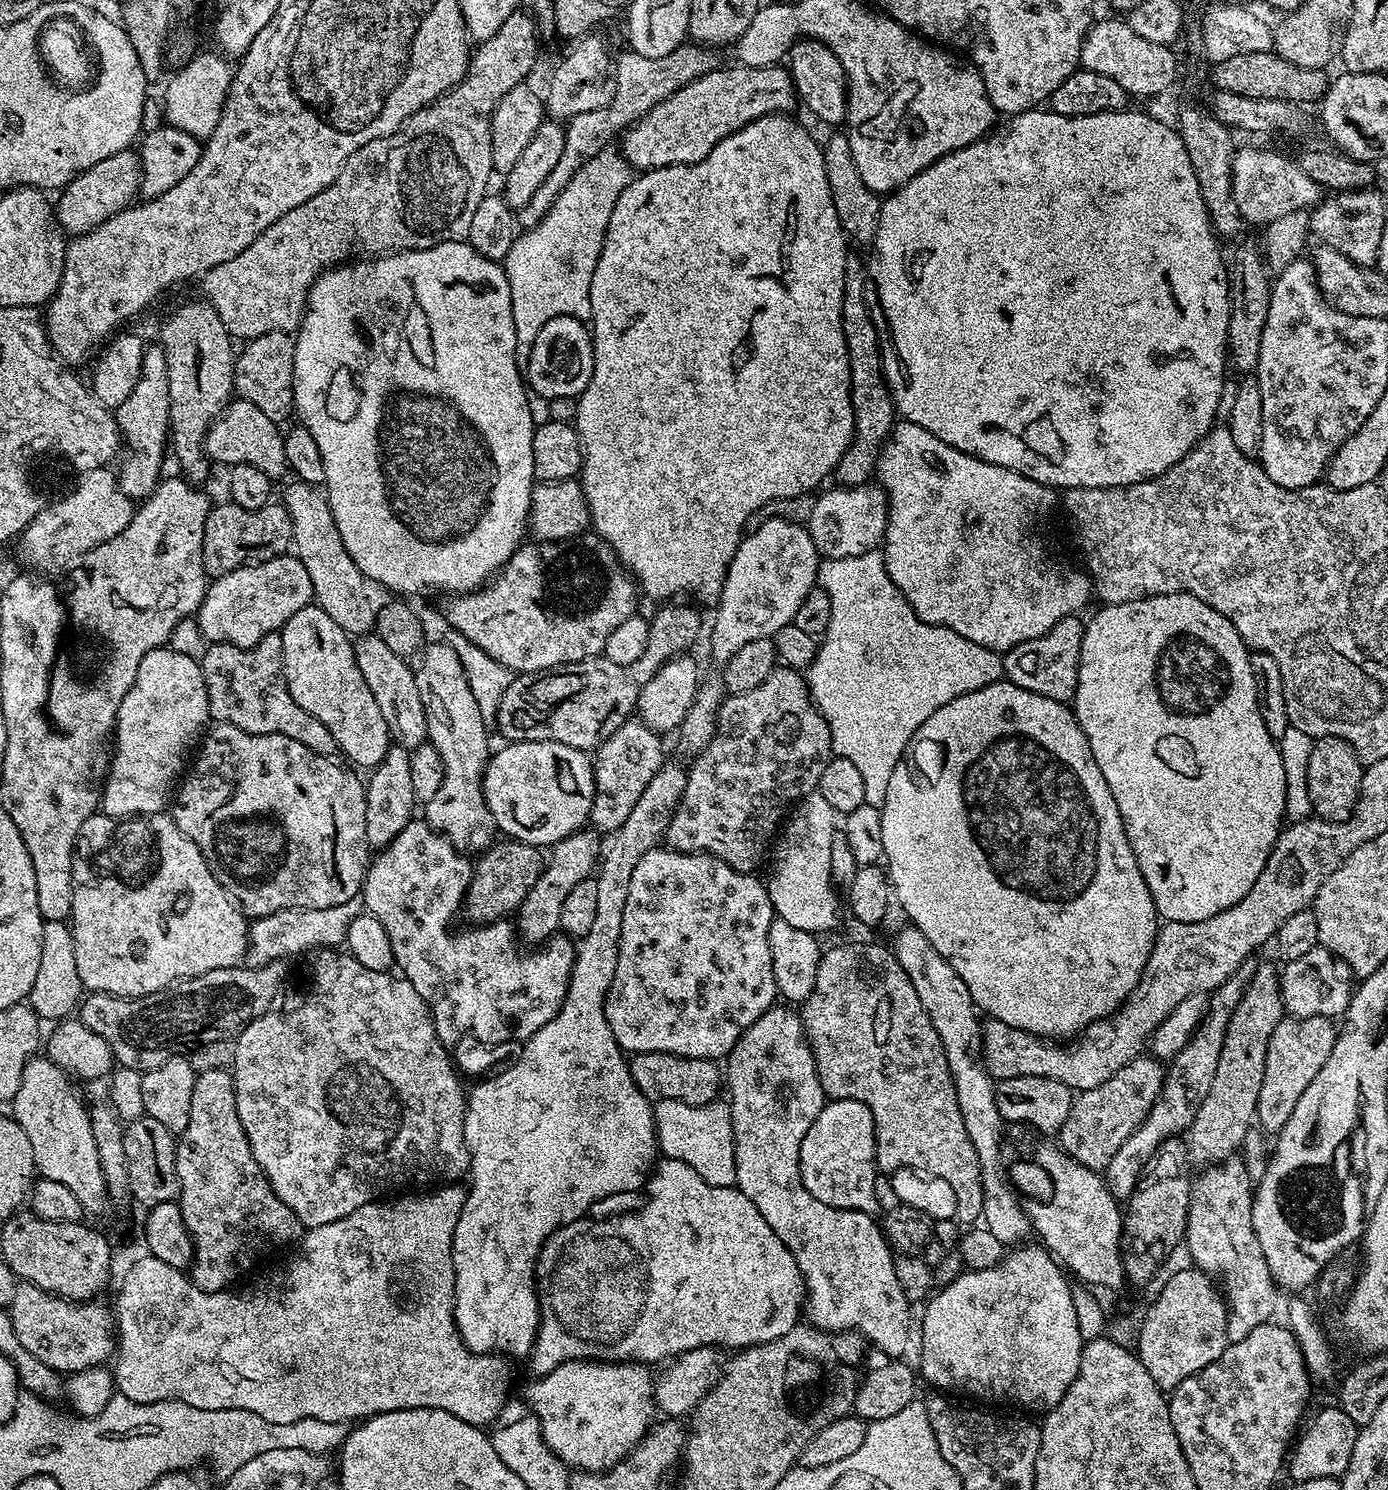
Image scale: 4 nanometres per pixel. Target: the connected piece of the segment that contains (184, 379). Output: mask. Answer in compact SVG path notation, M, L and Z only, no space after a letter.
M197 298L173 310L172 317L160 328L158 343L166 354L166 374L170 378L170 452L176 455L184 471L181 472L183 479L201 482L207 478L210 467L210 461L204 454L204 439L208 428L228 407L234 396L234 340L212 304Z

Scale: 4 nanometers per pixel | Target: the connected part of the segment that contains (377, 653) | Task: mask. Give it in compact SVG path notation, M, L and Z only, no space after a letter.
M375 634L359 637L354 644L354 658L358 662L358 670L362 670L362 678L374 694L374 702L378 702L378 710L382 710L382 718L386 718L389 737L399 747L416 749L428 739L426 730L426 710L422 710L422 694L418 694L418 682L413 665L403 660L382 638Z

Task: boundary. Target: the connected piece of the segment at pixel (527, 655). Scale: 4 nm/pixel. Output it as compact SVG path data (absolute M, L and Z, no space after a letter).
M595 534L585 535L571 541L568 552L568 608L559 608L548 600L548 572L556 568L556 563L564 556L565 545L558 540L521 543L516 553L507 560L501 571L491 577L475 592L456 594L448 605L442 608L448 624L454 626L474 646L486 650L490 658L502 662L509 672L541 672L547 668L557 668L570 662L599 656L606 646L606 638L614 634L614 629L636 611L638 585L631 572L620 563L616 552L605 540Z

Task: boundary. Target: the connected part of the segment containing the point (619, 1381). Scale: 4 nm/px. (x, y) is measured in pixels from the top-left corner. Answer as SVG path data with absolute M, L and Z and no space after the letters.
M571 1360L559 1364L522 1393L531 1415L540 1420L546 1446L572 1470L603 1472L619 1464L637 1444L643 1441L654 1424L654 1376L645 1365L635 1362L601 1362Z

